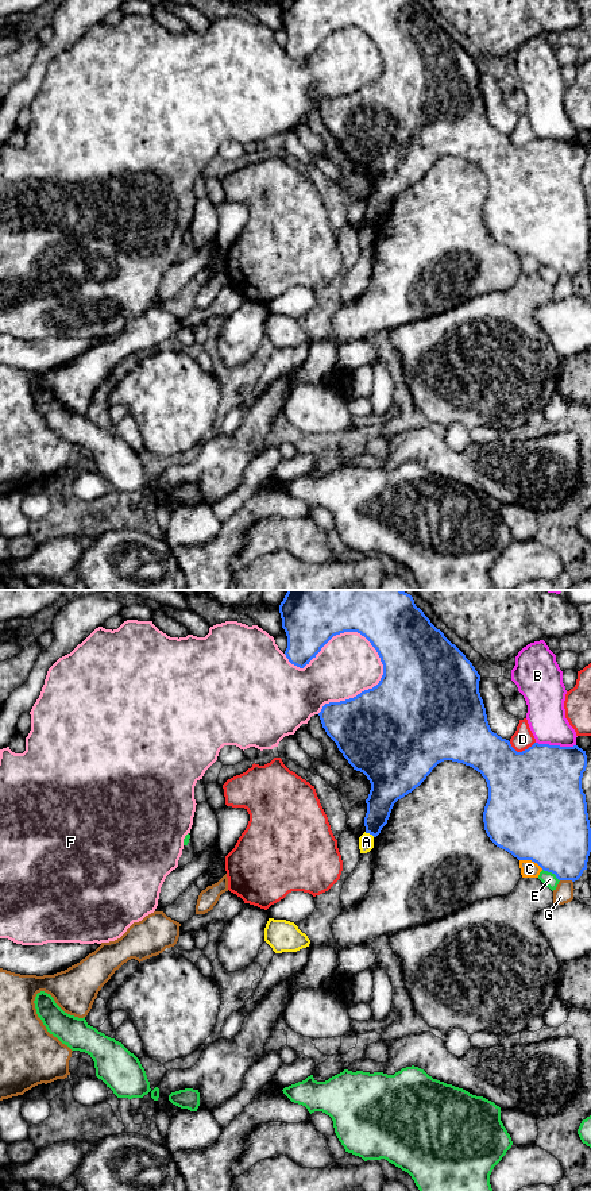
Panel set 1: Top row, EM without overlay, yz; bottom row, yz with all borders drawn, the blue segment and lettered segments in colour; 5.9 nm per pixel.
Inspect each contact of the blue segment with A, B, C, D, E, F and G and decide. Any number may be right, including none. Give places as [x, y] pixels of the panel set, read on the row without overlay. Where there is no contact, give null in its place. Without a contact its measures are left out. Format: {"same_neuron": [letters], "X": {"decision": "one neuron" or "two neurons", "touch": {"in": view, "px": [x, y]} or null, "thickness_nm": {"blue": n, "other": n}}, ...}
{"same_neuron": ["A"], "A": {"decision": "one neuron", "touch": {"in": "yz", "px": [370, 228]}, "thickness_nm": {"blue": 170, "other": 100}}, "B": {"decision": "two neurons", "touch": {"in": "yz", "px": [556, 141]}, "thickness_nm": {"blue": 460, "other": 220}}, "C": {"decision": "two neurons", "touch": {"in": "yz", "px": [532, 255]}, "thickness_nm": {"blue": 500, "other": 100}}, "D": {"decision": "two neurons", "touch": {"in": "yz", "px": [522, 146]}, "thickness_nm": {"blue": 500, "other": 120}}, "E": {"decision": "two neurons", "touch": {"in": "yz", "px": [552, 268]}, "thickness_nm": {"blue": 440, "other": 90}}, "F": {"decision": "two neurons", "touch": {"in": "yz", "px": [342, 27]}, "thickness_nm": {"blue": 280, "other": 360}}, "G": {"decision": "two neurons", "touch": {"in": "yz", "px": [567, 274]}, "thickness_nm": {"blue": 380, "other": 110}}}

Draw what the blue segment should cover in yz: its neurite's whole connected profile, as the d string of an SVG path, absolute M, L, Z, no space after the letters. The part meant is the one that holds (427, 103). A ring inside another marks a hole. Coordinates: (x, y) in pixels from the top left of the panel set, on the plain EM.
M279 0L282 23L287 31L285 46L289 57L304 63L336 30L358 27L376 45L383 59L383 70L376 81L354 93L325 99L318 108L322 123L339 146L371 178L364 212L366 227L359 232L360 248L374 243L374 234L387 219L394 198L418 182L432 165L444 155L472 162L487 177L488 194L483 207L484 226L490 235L518 255L532 255L559 275L578 275L587 265L591 247L591 223L586 189L582 184L587 162L586 146L534 138L517 147L509 135L494 128L488 120L486 103L479 88L480 70L416 0Z

